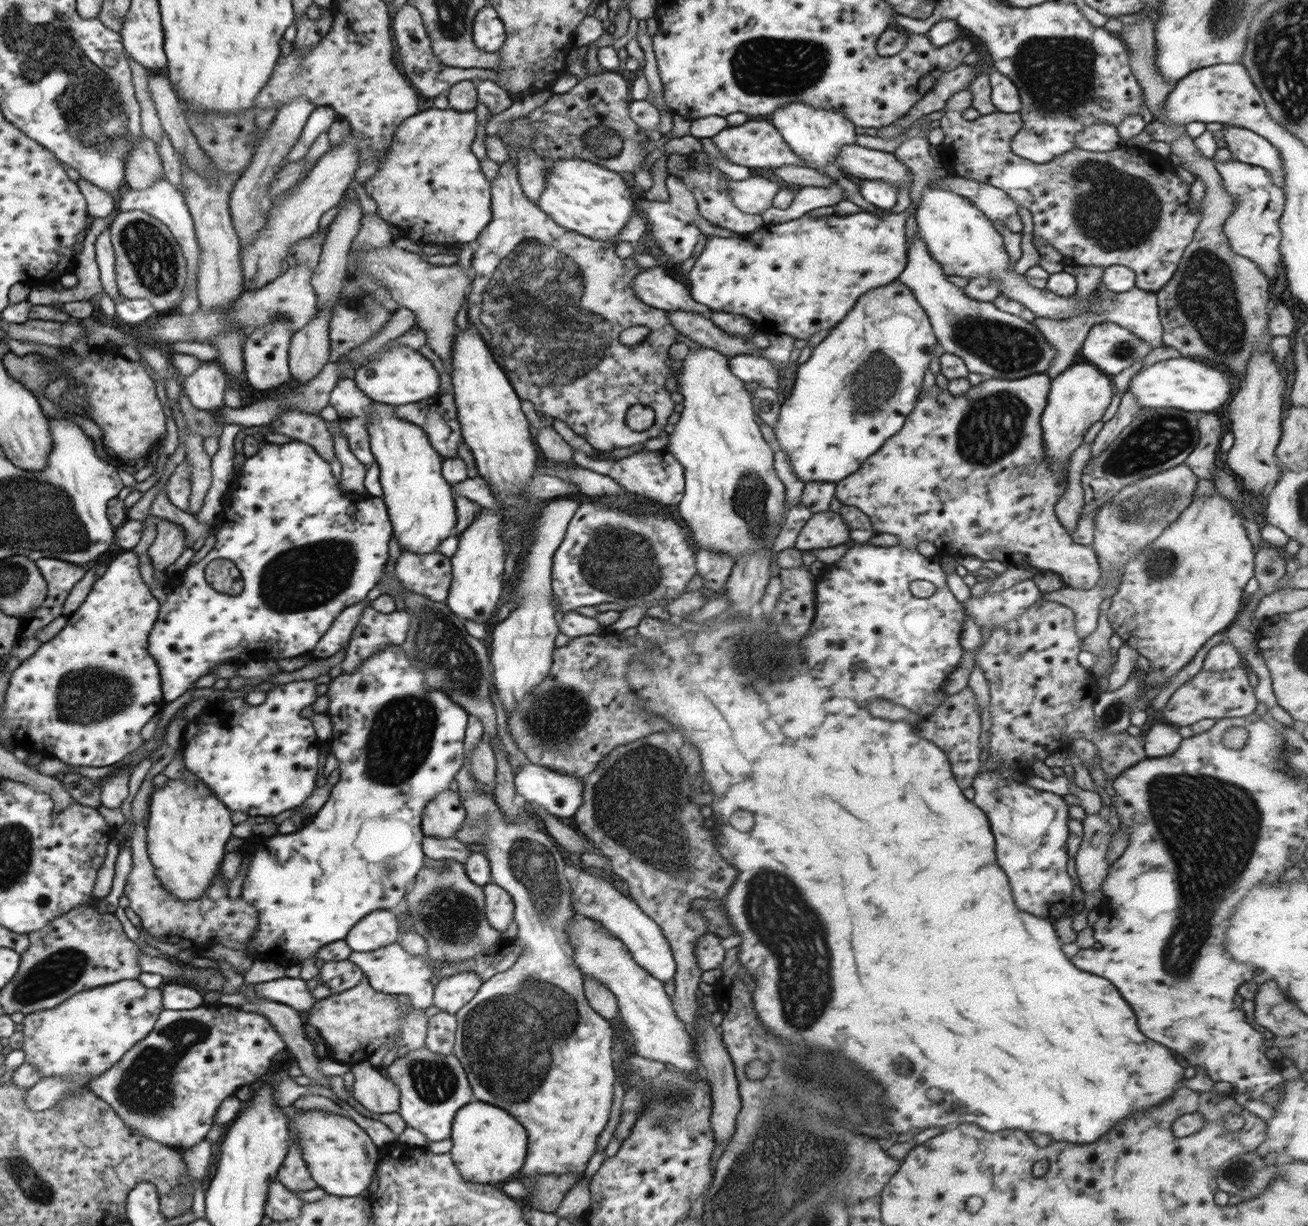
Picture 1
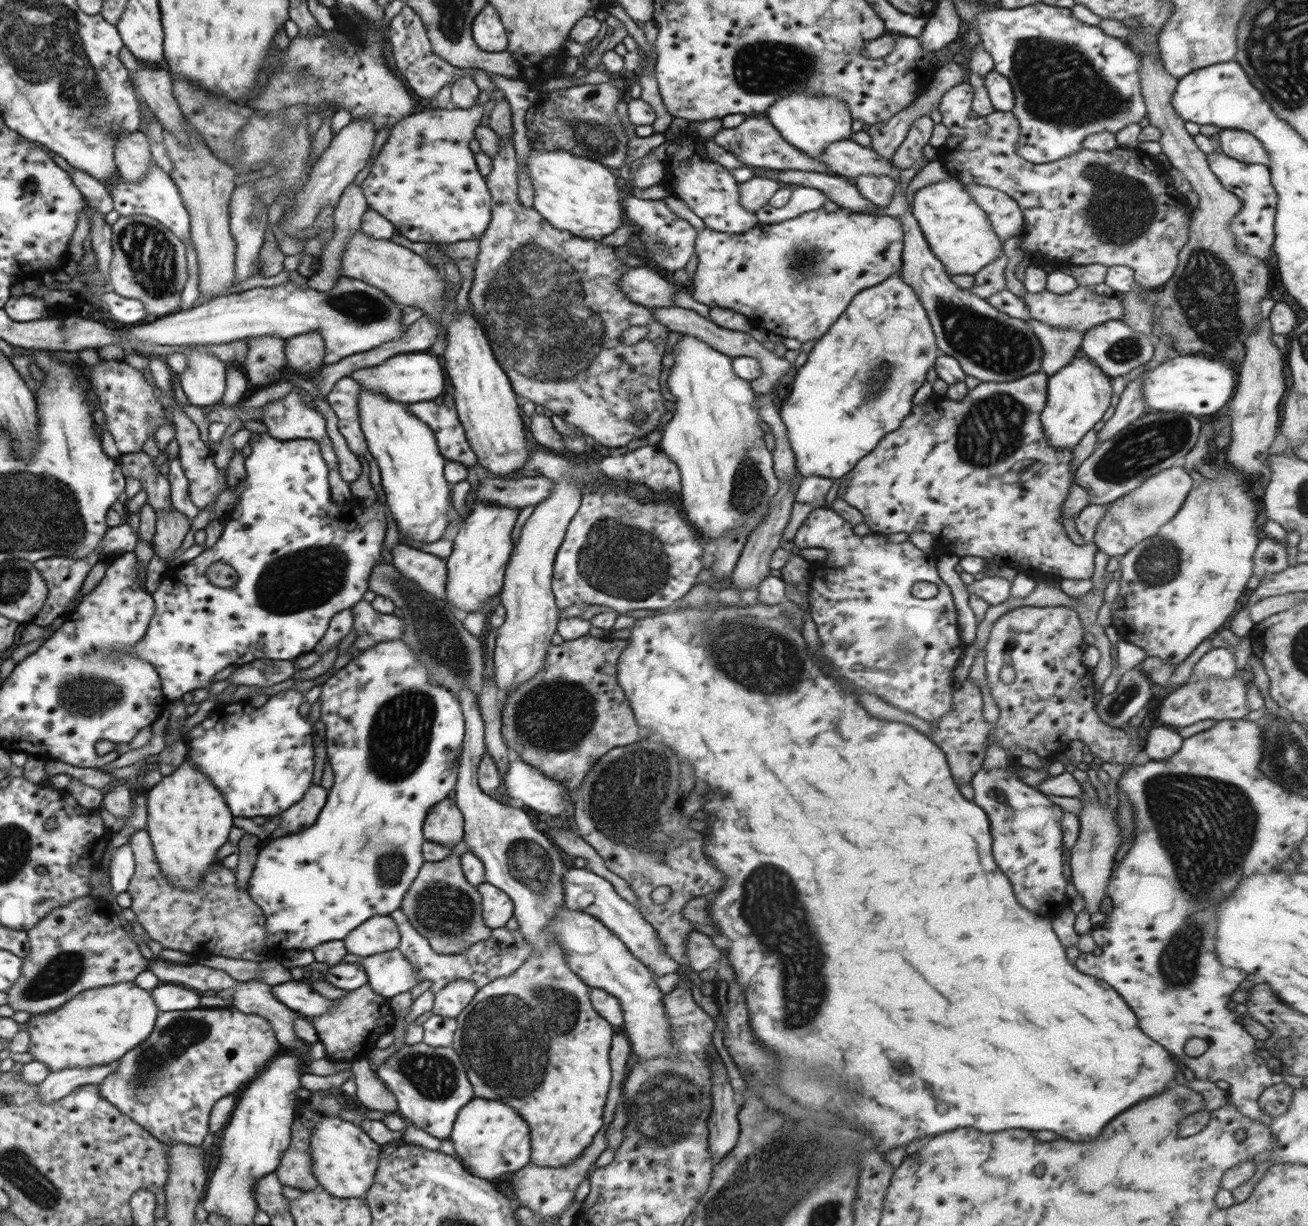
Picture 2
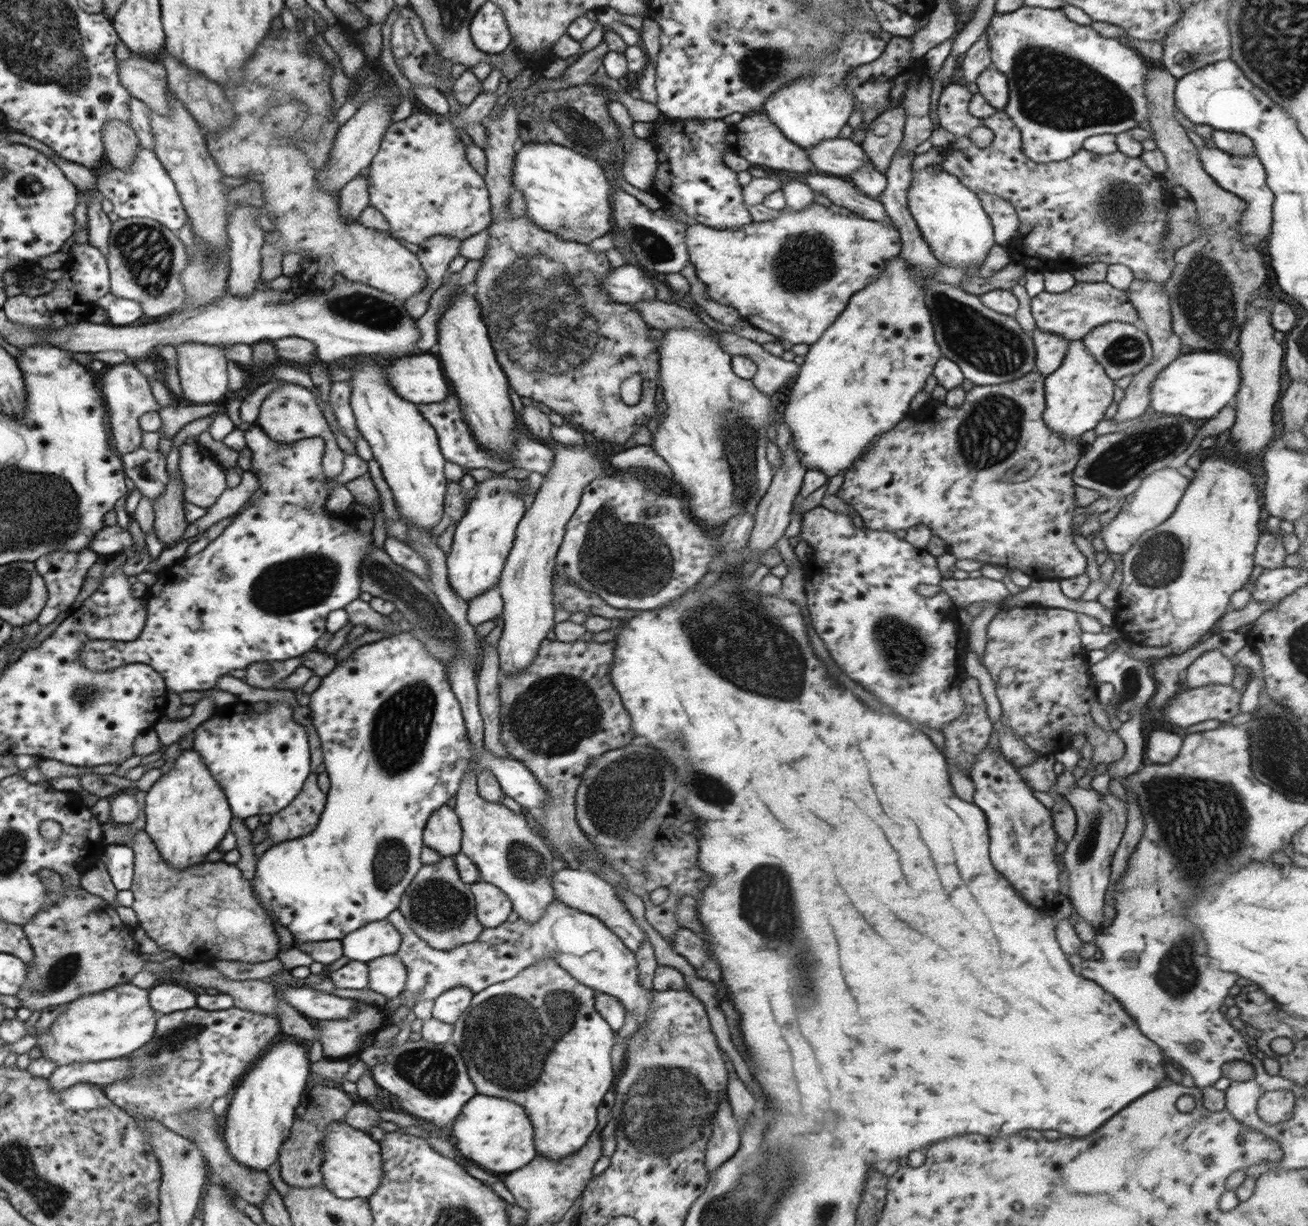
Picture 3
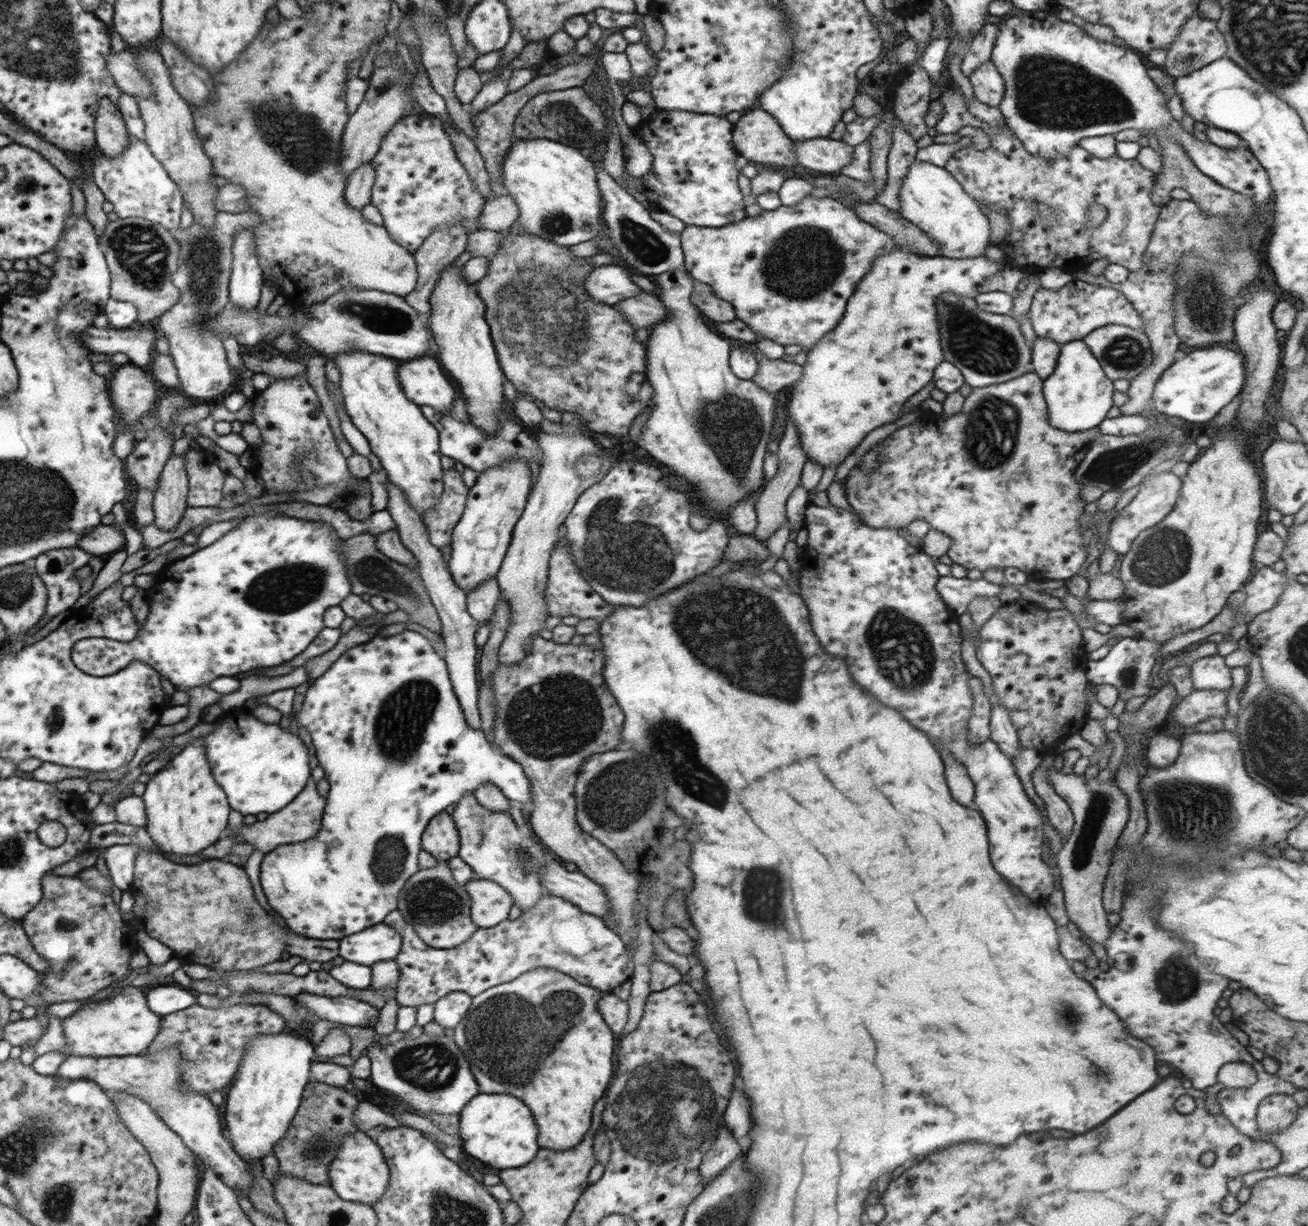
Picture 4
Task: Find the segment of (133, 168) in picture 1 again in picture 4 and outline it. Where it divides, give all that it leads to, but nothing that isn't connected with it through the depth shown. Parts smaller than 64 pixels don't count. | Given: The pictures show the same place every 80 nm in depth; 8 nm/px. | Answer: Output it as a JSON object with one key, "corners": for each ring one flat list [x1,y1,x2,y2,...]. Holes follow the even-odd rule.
{"corners":[[110,100,99,103,96,135,98,135,100,151,108,157,116,158,126,150,130,134,121,112]]}

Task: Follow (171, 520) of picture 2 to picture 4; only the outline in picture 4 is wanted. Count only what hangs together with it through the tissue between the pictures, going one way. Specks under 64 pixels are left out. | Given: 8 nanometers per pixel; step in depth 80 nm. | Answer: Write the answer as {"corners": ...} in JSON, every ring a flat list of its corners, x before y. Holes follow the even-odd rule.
{"corners":[[185,454,171,455,163,466,155,495,153,509,156,530,163,534,173,534,187,507,189,478]]}

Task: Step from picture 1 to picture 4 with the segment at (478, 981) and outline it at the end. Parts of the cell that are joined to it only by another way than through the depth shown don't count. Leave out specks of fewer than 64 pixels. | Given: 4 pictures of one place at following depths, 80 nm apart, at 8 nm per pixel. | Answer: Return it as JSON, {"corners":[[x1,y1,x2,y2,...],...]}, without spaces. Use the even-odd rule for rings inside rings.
{"corners":[[451,992,434,1003,434,1021,451,1032,464,1018,473,999,467,992]]}

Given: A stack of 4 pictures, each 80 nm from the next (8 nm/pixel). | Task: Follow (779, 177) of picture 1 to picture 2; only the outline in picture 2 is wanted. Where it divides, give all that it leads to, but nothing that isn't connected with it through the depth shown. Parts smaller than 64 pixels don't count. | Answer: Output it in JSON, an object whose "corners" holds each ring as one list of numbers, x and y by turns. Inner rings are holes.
{"corners":[[784,170,780,172,780,184,789,186,806,186,826,193,830,201,839,207,857,213,876,212,878,205,866,201,850,179,839,176,828,176,820,172]]}

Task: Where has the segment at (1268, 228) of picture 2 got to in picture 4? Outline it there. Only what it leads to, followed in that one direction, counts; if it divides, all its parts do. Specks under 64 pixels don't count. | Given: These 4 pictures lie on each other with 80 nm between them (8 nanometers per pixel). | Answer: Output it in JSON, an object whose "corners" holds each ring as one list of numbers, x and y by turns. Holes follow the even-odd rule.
{"corners":[[1054,9,1044,11,1024,11,1021,10,1018,15,1010,15,1010,17,1004,17,1002,21,996,23,999,28,999,33,991,54,991,61,995,64,997,71,1002,75,1005,84,1005,95,1000,101,999,109,1003,114,1003,120,1005,124,1011,129,1011,131,1020,139,1020,142,1024,145,1026,152,1038,156,1040,159,1052,159,1056,156,1066,156,1072,148,1076,148,1076,145,1083,138,1090,138,1116,135,1120,130,1128,130,1128,128,1134,128,1138,130,1142,135,1155,134,1155,136,1167,136,1172,140,1177,140,1177,143,1184,147,1184,151,1188,153,1188,157,1194,161,1194,165,1198,170,1202,171,1202,174,1212,178,1214,182,1220,184,1224,188,1228,188,1231,191,1244,194,1244,196,1250,196,1254,204,1256,204,1256,214,1254,214,1253,221,1265,222,1266,217,1270,211,1268,210,1268,204,1270,204,1270,196,1273,196,1273,190,1270,186,1270,180,1268,180,1268,174,1264,168,1258,163,1258,160,1252,155,1252,153,1245,148,1236,148,1236,150,1228,150,1228,148,1220,148,1217,144,1209,142,1203,142,1190,135,1180,122,1178,122,1169,111,1167,104,1165,103,1165,96,1161,93,1161,90,1154,84,1154,81,1149,77,1148,69,1144,65,1142,58,1138,56,1135,50,1131,50,1129,47,1118,43,1116,40,1109,43,1096,41,1096,39,1086,34,1086,31,1081,26,1075,25,1071,22,1066,22,1056,17,1056,11]]}

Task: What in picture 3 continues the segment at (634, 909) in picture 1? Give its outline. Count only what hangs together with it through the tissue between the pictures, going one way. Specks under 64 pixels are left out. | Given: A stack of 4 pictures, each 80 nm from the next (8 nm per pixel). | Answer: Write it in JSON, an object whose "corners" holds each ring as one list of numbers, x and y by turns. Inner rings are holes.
{"corners":[[585,867,556,869,556,872,551,876,551,883,559,902,575,910,597,916,612,932,615,932,623,940,623,943,632,952,635,953,640,948,643,938,647,937,646,934,636,924,635,918,630,915,622,899,618,898,614,887,594,874,592,870,587,870]]}

